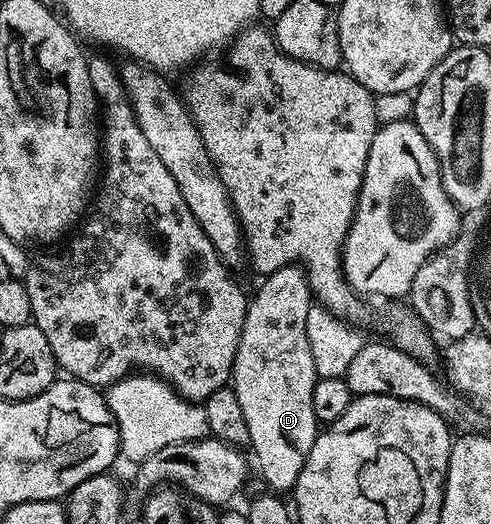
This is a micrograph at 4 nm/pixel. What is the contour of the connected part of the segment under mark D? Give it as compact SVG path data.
M291 266L269 273L266 285L247 303L246 317L242 323L242 336L238 340L238 352L234 355L232 387L244 410L244 422L248 422L250 448L262 467L262 476L278 494L289 493L298 480L306 456L312 450L320 431L312 410L312 390L316 379L312 350L306 333L306 318L312 305L310 284L301 267Z

